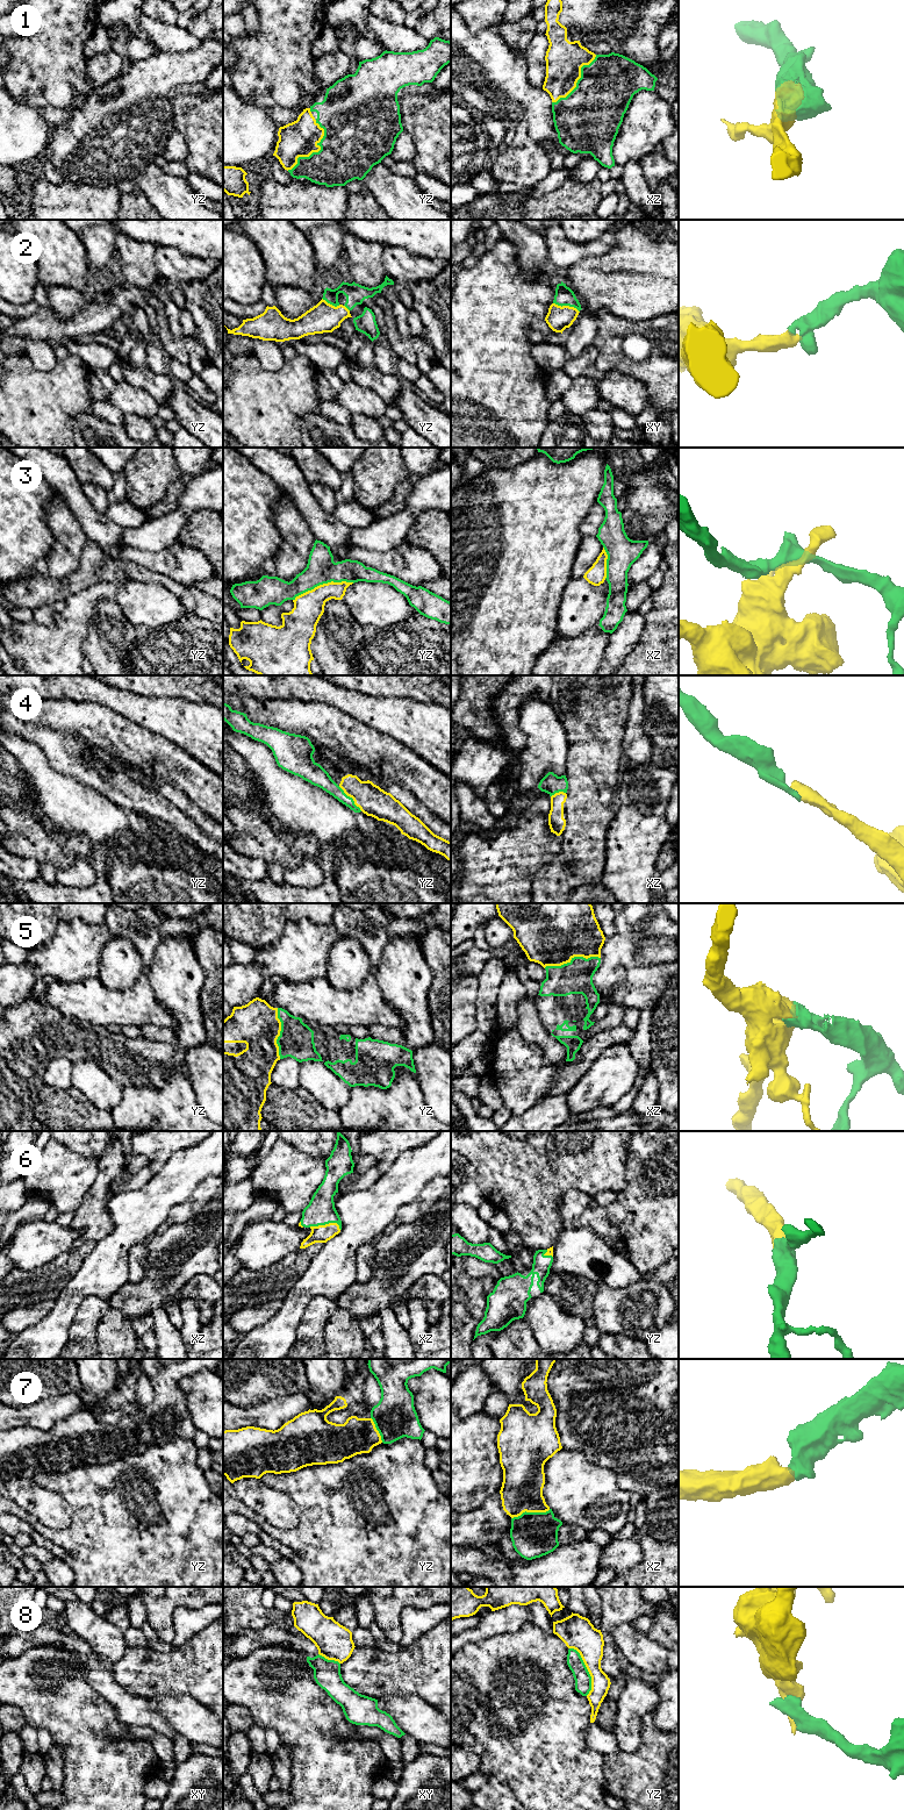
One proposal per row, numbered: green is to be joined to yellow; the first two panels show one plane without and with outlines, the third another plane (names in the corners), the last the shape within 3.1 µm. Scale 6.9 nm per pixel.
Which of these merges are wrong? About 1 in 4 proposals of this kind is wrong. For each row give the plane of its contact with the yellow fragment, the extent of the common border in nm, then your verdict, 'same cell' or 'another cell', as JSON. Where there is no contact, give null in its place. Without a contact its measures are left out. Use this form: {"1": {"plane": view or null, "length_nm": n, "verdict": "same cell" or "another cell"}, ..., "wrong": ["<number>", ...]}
{"1": {"plane": "yz", "length_nm": 400, "verdict": "same cell"}, "2": {"plane": "xy", "length_nm": 200, "verdict": "same cell"}, "3": {"plane": "yz", "length_nm": 440, "verdict": "another cell"}, "4": {"plane": "yz", "length_nm": 240, "verdict": "same cell"}, "5": {"plane": "xz", "length_nm": 400, "verdict": "same cell"}, "6": {"plane": "xz", "length_nm": 220, "verdict": "same cell"}, "7": {"plane": "xz", "length_nm": 280, "verdict": "same cell"}, "8": {"plane": "yz", "length_nm": 360, "verdict": "another cell"}, "wrong": ["3", "8"]}

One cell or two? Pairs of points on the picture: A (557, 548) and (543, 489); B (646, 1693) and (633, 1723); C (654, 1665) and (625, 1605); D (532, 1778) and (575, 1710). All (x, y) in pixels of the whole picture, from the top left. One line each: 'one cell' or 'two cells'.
A: one cell
B: one cell
C: two cells
D: one cell

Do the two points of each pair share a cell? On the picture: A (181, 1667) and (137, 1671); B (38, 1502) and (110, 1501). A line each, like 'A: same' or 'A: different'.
A: same
B: different

